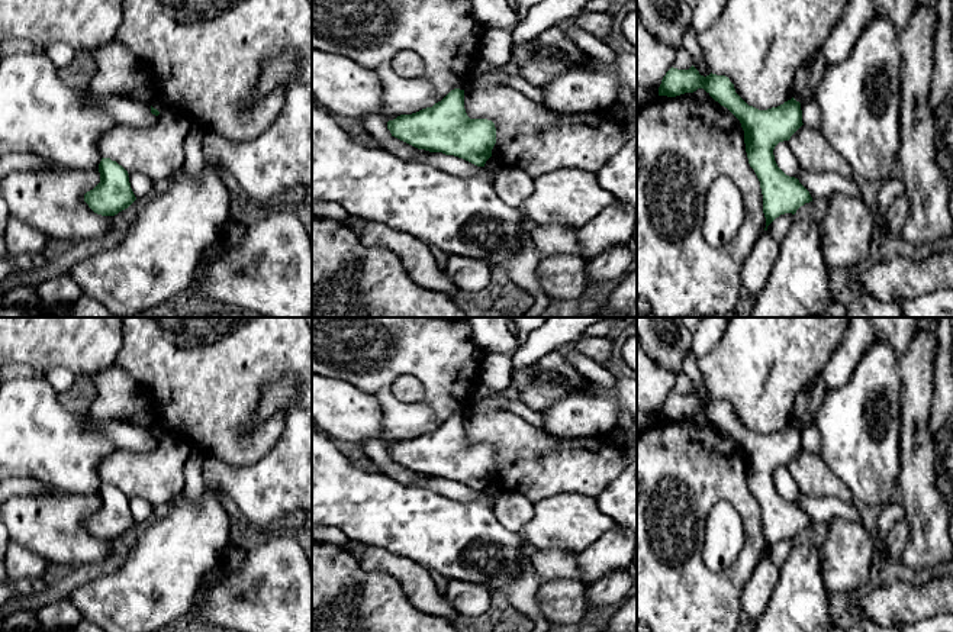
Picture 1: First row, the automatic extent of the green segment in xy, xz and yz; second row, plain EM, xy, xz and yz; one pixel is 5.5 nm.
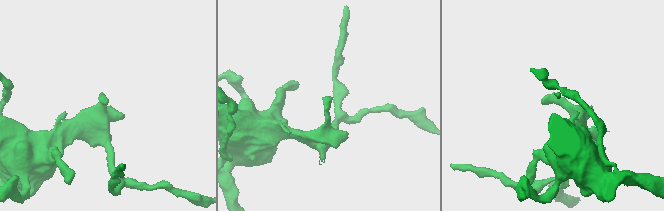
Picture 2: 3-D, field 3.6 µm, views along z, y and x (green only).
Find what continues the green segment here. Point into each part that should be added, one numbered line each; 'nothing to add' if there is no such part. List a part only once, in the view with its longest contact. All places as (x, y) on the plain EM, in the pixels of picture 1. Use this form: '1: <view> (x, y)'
nothing to add

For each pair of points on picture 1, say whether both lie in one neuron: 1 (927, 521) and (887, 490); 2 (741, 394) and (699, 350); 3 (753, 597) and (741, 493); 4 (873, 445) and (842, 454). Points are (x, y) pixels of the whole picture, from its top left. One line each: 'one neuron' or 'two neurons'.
1: two neurons
2: two neurons
3: two neurons
4: one neuron

